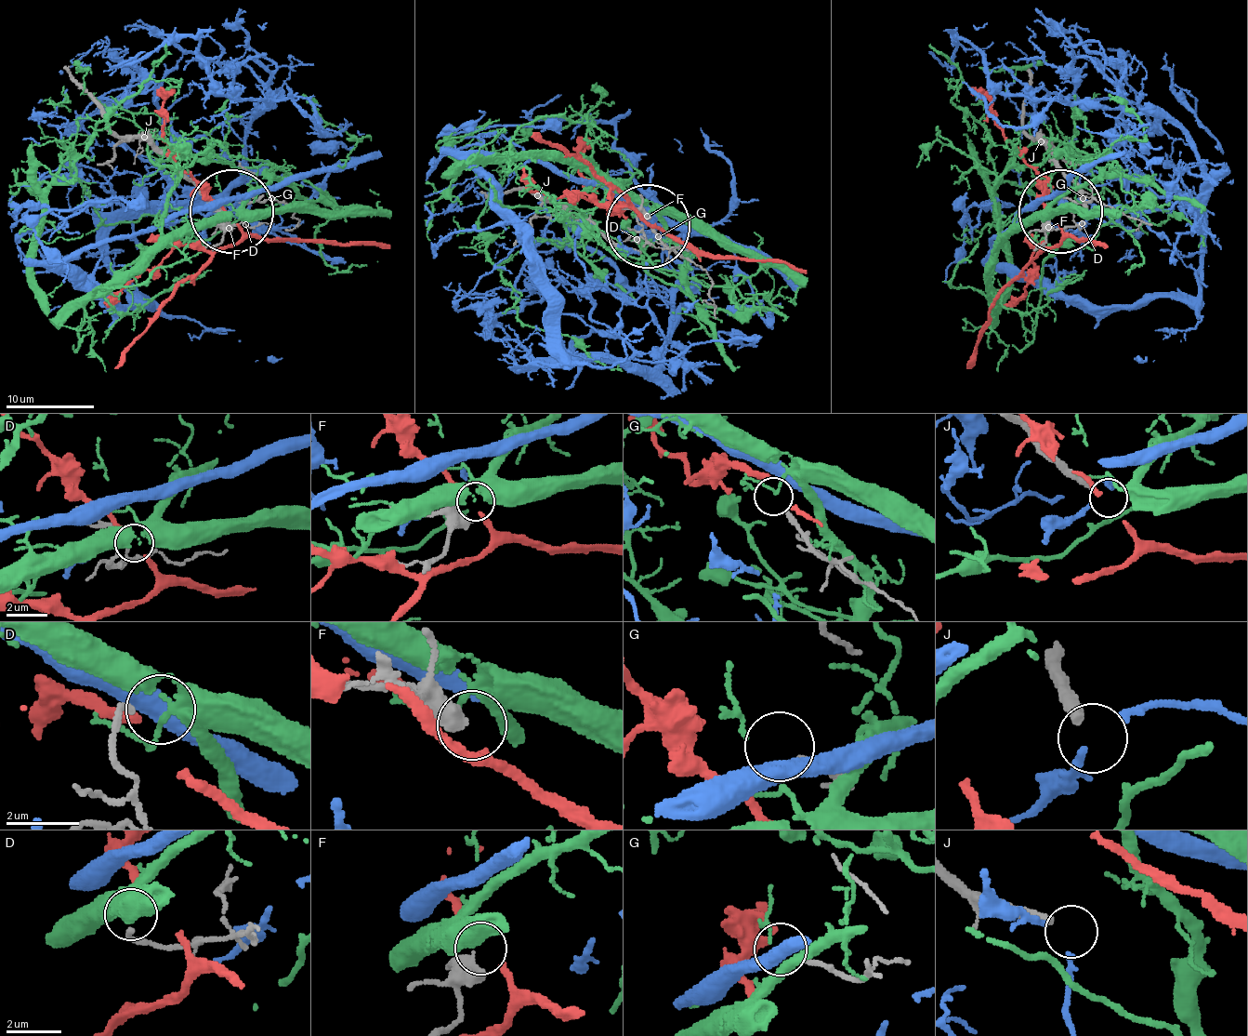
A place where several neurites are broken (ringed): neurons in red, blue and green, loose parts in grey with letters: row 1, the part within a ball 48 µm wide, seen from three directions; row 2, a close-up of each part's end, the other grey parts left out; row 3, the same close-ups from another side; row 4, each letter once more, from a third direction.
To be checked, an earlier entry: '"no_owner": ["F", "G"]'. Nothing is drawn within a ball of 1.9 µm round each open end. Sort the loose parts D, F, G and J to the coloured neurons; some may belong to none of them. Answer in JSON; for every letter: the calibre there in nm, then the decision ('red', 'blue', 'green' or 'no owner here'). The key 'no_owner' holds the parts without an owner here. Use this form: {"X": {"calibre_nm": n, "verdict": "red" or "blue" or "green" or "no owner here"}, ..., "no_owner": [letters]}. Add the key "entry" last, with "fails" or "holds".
{"D": {"calibre_nm": 190, "verdict": "green"}, "F": {"calibre_nm": 600, "verdict": "no owner here"}, "G": {"calibre_nm": 180, "verdict": "no owner here"}, "J": {"calibre_nm": 340, "verdict": "no owner here"}, "no_owner": ["F", "G", "J"], "entry": "fails"}

